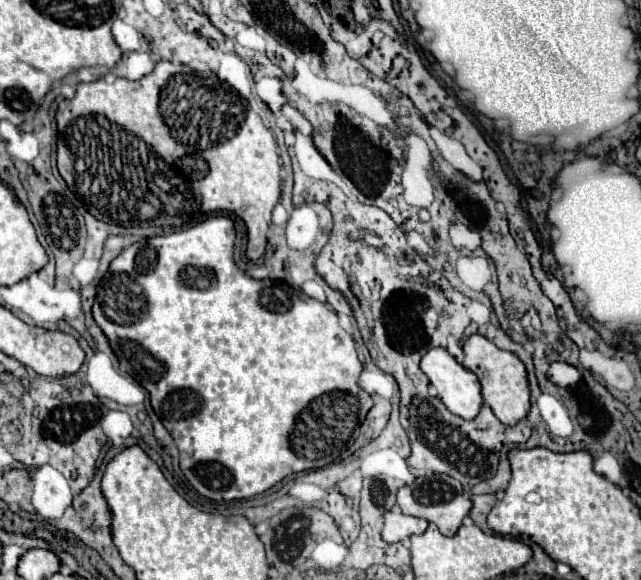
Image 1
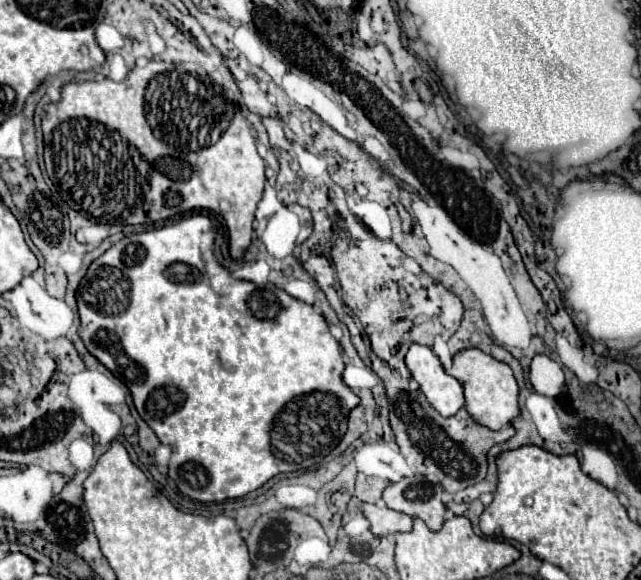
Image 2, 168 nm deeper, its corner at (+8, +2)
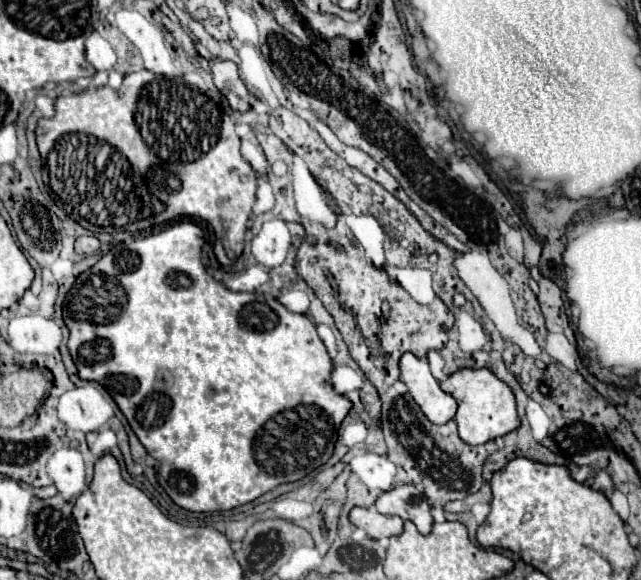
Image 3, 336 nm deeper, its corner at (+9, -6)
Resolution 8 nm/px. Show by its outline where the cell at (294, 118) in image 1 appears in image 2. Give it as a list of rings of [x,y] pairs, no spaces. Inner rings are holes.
[[[247,76],[243,80],[237,80],[237,86],[239,86],[241,94],[243,94],[245,106],[251,112],[255,112],[259,116],[275,116],[277,114],[275,112],[275,106],[267,100],[267,94],[259,88],[259,84],[257,84],[257,80],[253,76]]]

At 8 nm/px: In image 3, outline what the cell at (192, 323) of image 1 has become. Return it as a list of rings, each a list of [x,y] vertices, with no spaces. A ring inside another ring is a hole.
[[[181,220],[178,223],[169,224],[162,231],[151,233],[149,236],[146,236],[146,238],[134,240],[134,242],[130,242],[130,244],[126,244],[126,242],[116,244],[116,246],[112,246],[112,248],[108,250],[108,254],[104,254],[90,270],[86,270],[86,272],[82,272],[82,274],[78,276],[74,288],[72,288],[72,290],[68,292],[68,296],[66,296],[66,298],[70,298],[70,300],[64,302],[62,314],[64,314],[66,326],[70,328],[68,348],[70,348],[72,358],[76,360],[78,374],[82,376],[82,380],[96,380],[96,382],[100,382],[100,384],[110,392],[110,396],[116,400],[116,404],[120,406],[122,414],[128,418],[128,422],[130,422],[132,428],[134,428],[134,420],[138,420],[138,416],[142,416],[142,412],[138,412],[138,408],[142,408],[142,404],[144,404],[144,440],[140,440],[140,442],[144,444],[144,448],[148,450],[148,454],[158,460],[158,482],[160,482],[160,486],[166,490],[166,494],[168,494],[178,506],[182,506],[182,508],[186,508],[186,510],[192,510],[192,512],[214,512],[214,510],[232,510],[232,508],[236,508],[236,506],[242,506],[242,504],[246,504],[246,502],[252,502],[252,500],[256,500],[258,496],[262,496],[264,492],[272,490],[274,486],[284,484],[284,482],[302,480],[304,476],[312,474],[316,468],[320,468],[322,464],[326,464],[326,462],[330,460],[332,452],[334,452],[334,444],[336,444],[336,440],[338,440],[340,424],[342,424],[342,420],[346,418],[346,414],[350,412],[352,402],[350,402],[348,398],[344,398],[344,396],[340,396],[340,394],[334,392],[334,386],[332,386],[332,382],[330,382],[330,374],[332,374],[334,364],[332,364],[332,358],[330,358],[330,354],[328,354],[324,342],[320,340],[320,336],[318,336],[318,332],[316,332],[316,324],[314,324],[306,314],[294,314],[294,312],[286,310],[286,308],[284,308],[276,298],[272,298],[272,296],[266,296],[266,294],[260,296],[260,294],[256,294],[256,292],[232,292],[232,290],[228,290],[222,282],[214,280],[214,278],[206,272],[206,266],[202,264],[202,246],[204,246],[204,232],[202,232],[200,226],[192,224],[192,221],[190,222],[189,220]]]

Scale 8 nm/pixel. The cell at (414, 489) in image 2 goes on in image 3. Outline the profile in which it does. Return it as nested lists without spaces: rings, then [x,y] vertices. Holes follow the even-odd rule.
[[[404,486],[384,492],[376,500],[376,510],[380,514],[396,514],[402,520],[410,520],[416,524],[420,534],[430,534],[430,528],[434,524],[434,518],[430,514],[430,504],[422,494],[414,496],[410,488],[412,486]]]

